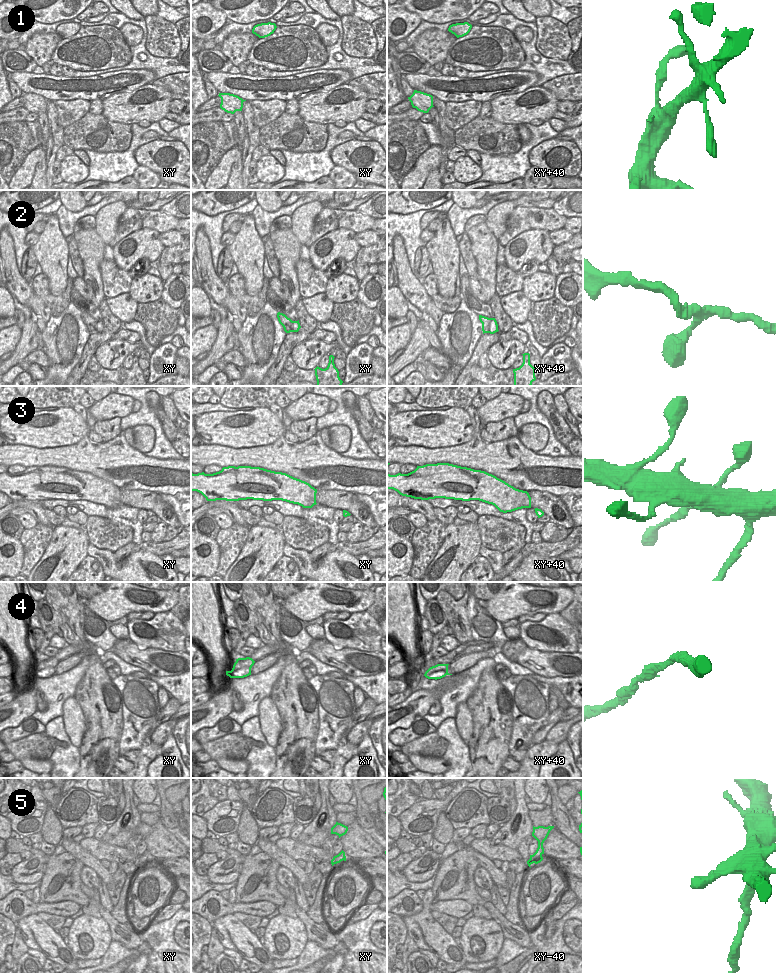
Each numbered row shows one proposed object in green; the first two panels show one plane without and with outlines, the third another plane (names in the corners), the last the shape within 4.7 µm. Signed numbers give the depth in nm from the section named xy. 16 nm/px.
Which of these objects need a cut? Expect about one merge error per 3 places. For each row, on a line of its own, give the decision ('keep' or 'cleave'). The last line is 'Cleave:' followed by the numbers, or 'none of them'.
1: keep
2: keep
3: keep
4: keep
5: keep
Cleave: none of them

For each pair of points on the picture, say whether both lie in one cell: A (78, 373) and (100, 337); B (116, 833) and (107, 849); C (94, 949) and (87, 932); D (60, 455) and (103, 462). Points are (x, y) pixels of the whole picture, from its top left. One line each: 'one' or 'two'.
A: one
B: two
C: one
D: one

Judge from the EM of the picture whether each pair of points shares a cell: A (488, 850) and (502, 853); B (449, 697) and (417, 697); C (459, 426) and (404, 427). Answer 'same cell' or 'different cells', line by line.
A: same cell
B: different cells
C: same cell

